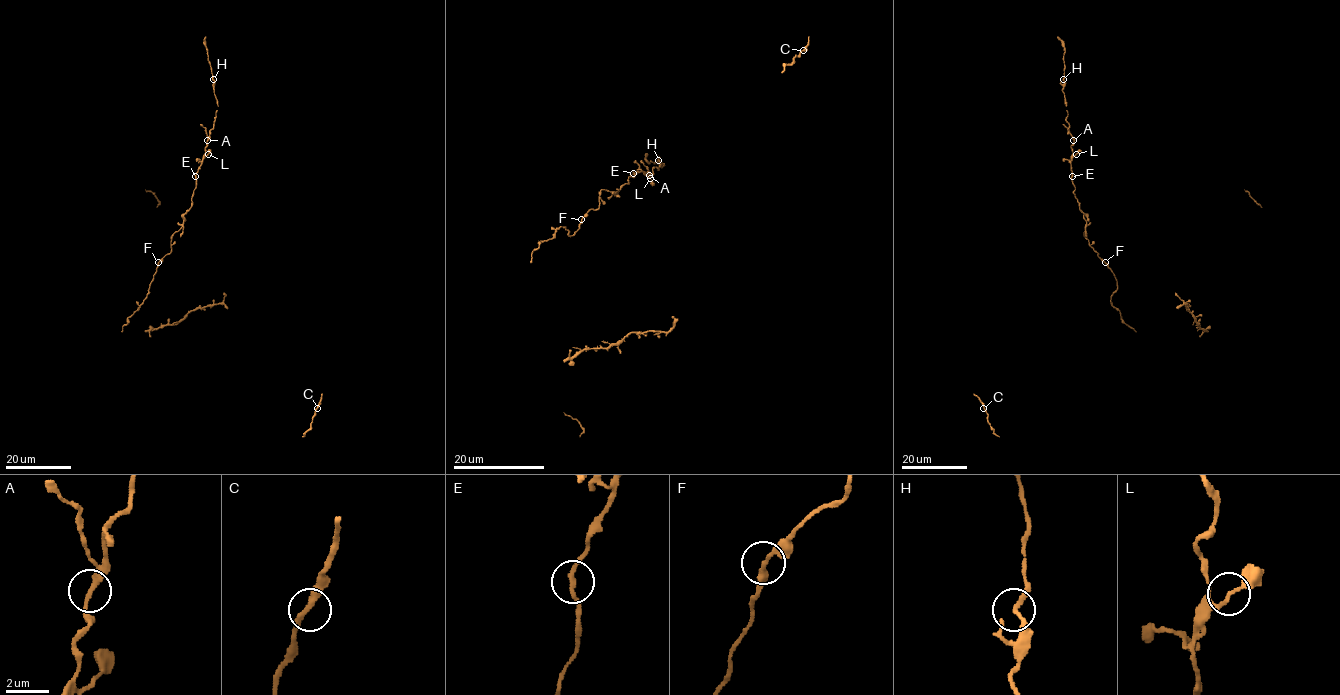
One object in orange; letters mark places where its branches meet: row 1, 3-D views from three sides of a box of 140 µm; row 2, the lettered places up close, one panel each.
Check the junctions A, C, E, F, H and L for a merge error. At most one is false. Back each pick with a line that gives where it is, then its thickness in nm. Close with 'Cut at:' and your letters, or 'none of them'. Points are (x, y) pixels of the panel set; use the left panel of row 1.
Cut at: none of them

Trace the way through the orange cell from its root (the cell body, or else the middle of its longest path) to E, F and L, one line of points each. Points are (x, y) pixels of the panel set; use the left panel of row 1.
E: (121, 332), (146, 297), (158, 262), (170, 252), (171, 237), (191, 207), (196, 176)
F: (121, 332), (128, 318), (146, 297), (158, 262)
L: (121, 332), (146, 297), (158, 262), (170, 252), (171, 237), (191, 207), (196, 173), (208, 154)

